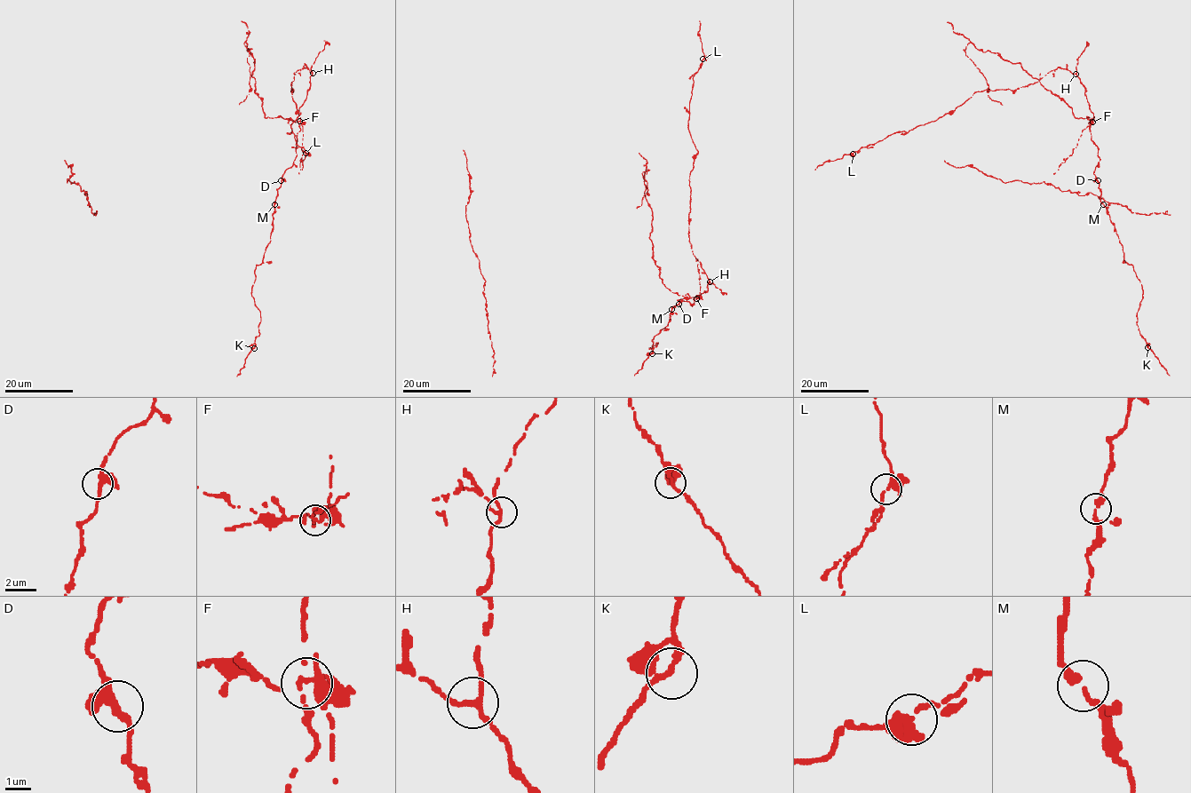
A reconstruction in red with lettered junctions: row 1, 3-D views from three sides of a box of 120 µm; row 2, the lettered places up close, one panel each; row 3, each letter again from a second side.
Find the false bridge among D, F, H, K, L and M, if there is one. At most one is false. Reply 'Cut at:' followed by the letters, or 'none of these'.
Cut at: F

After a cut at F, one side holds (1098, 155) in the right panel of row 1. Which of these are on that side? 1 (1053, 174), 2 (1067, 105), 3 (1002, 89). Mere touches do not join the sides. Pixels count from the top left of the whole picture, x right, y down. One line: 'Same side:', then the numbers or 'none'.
Same side: 3

